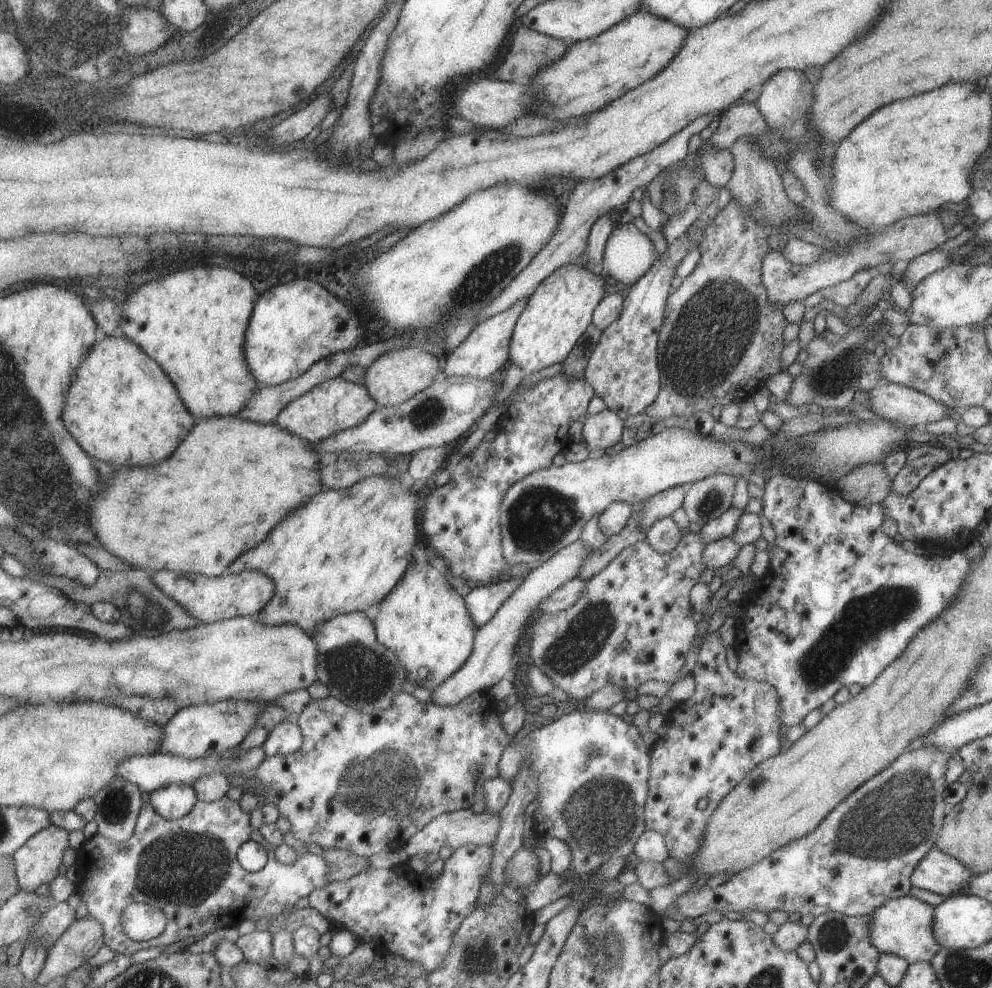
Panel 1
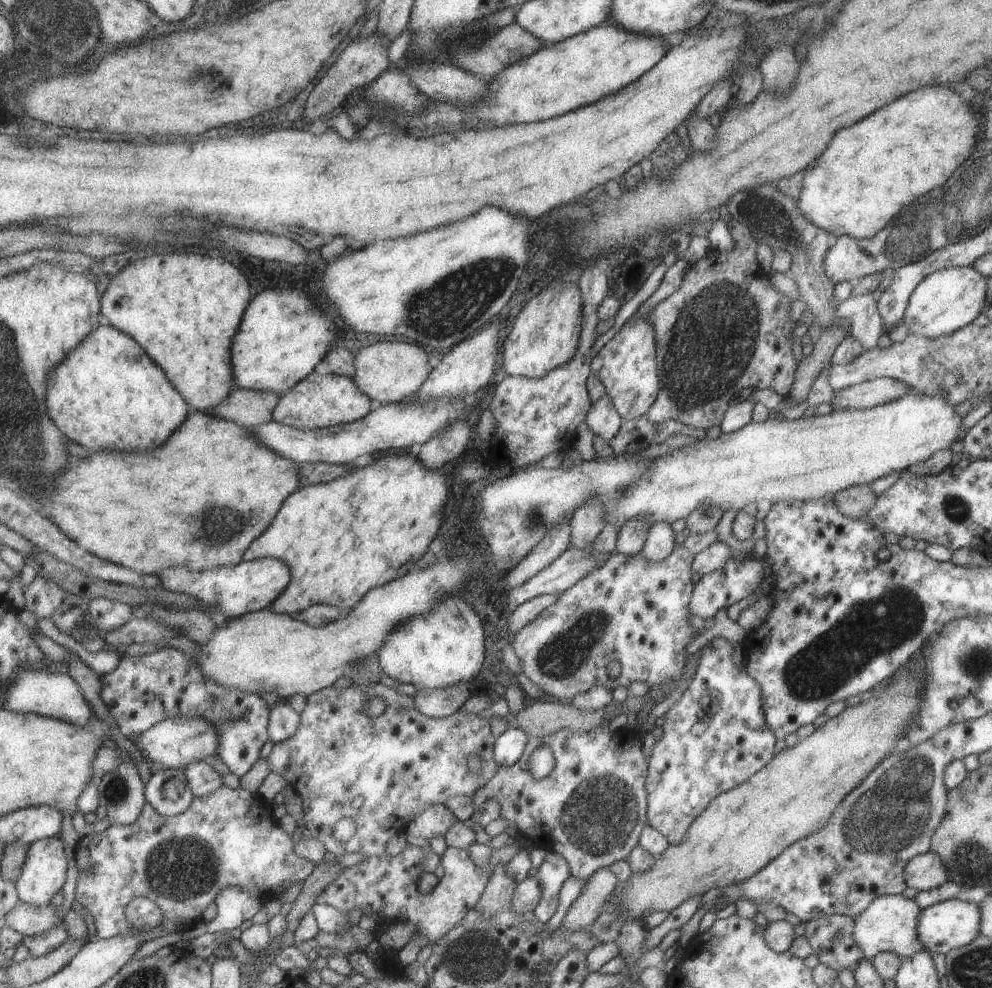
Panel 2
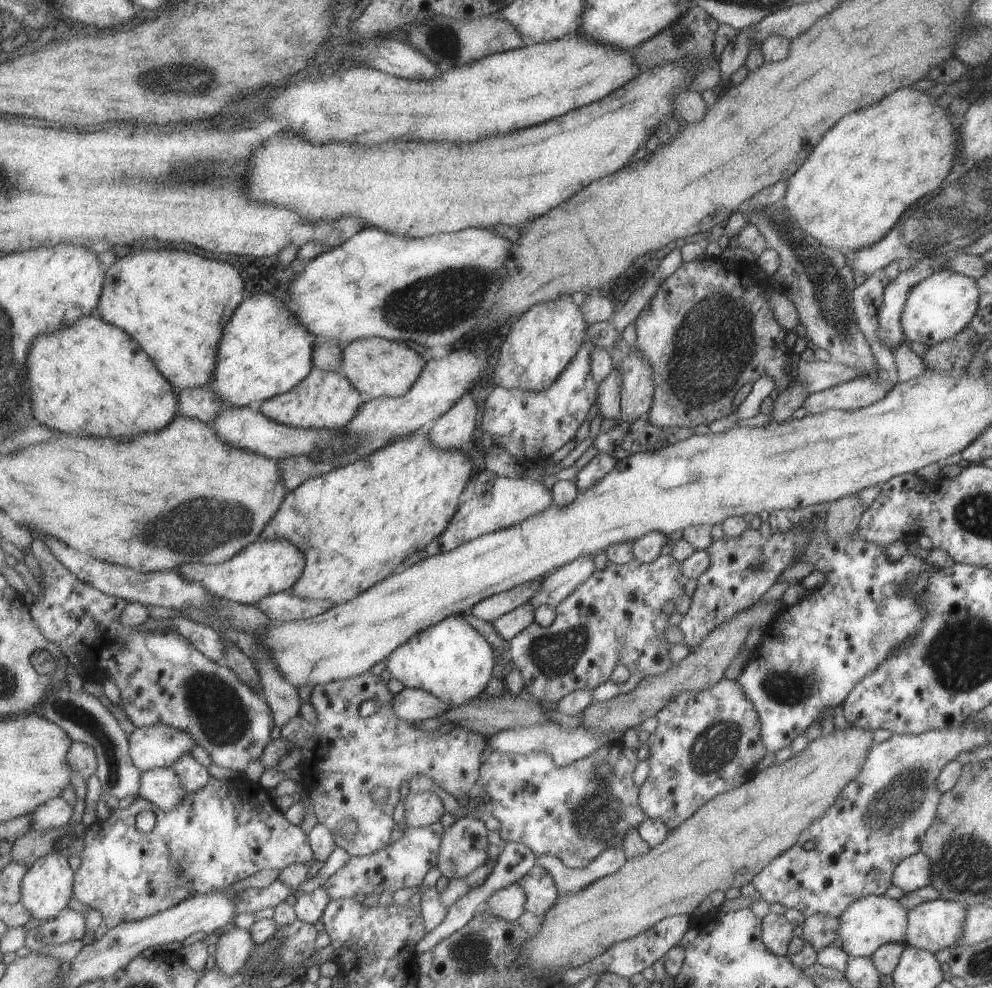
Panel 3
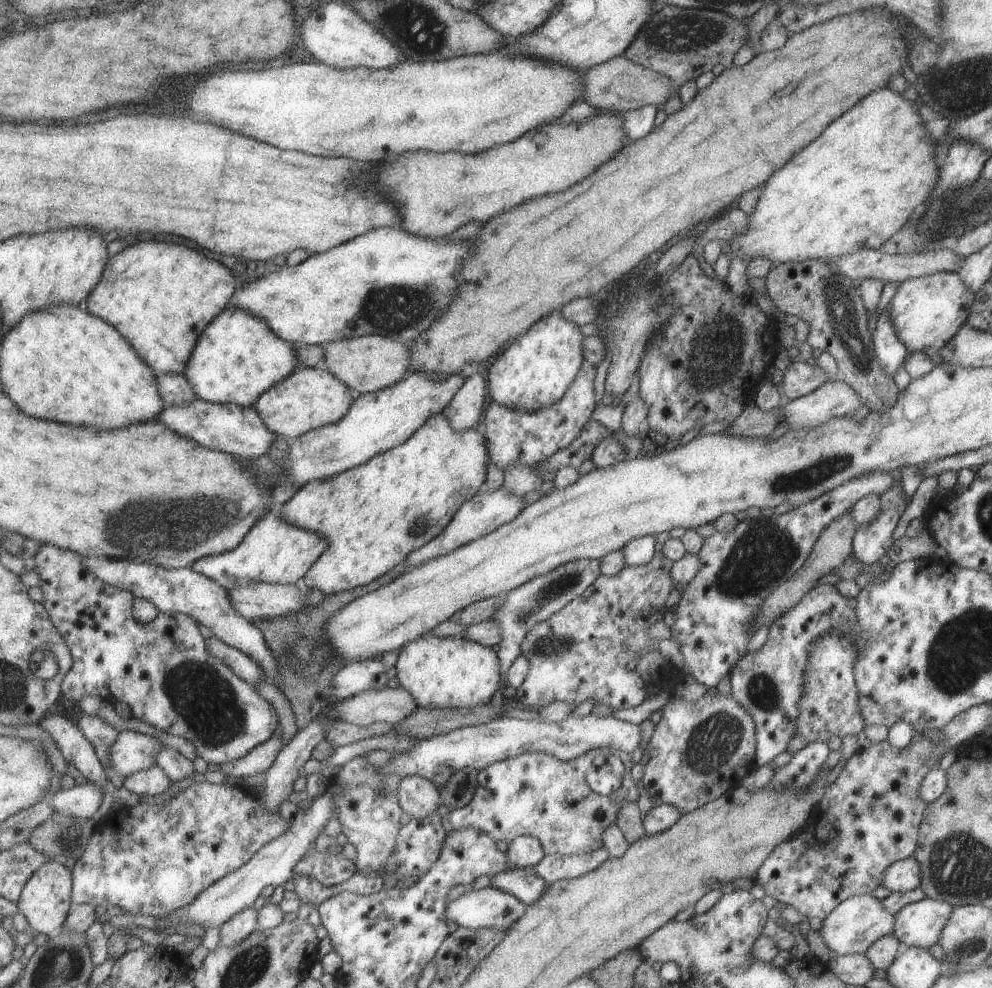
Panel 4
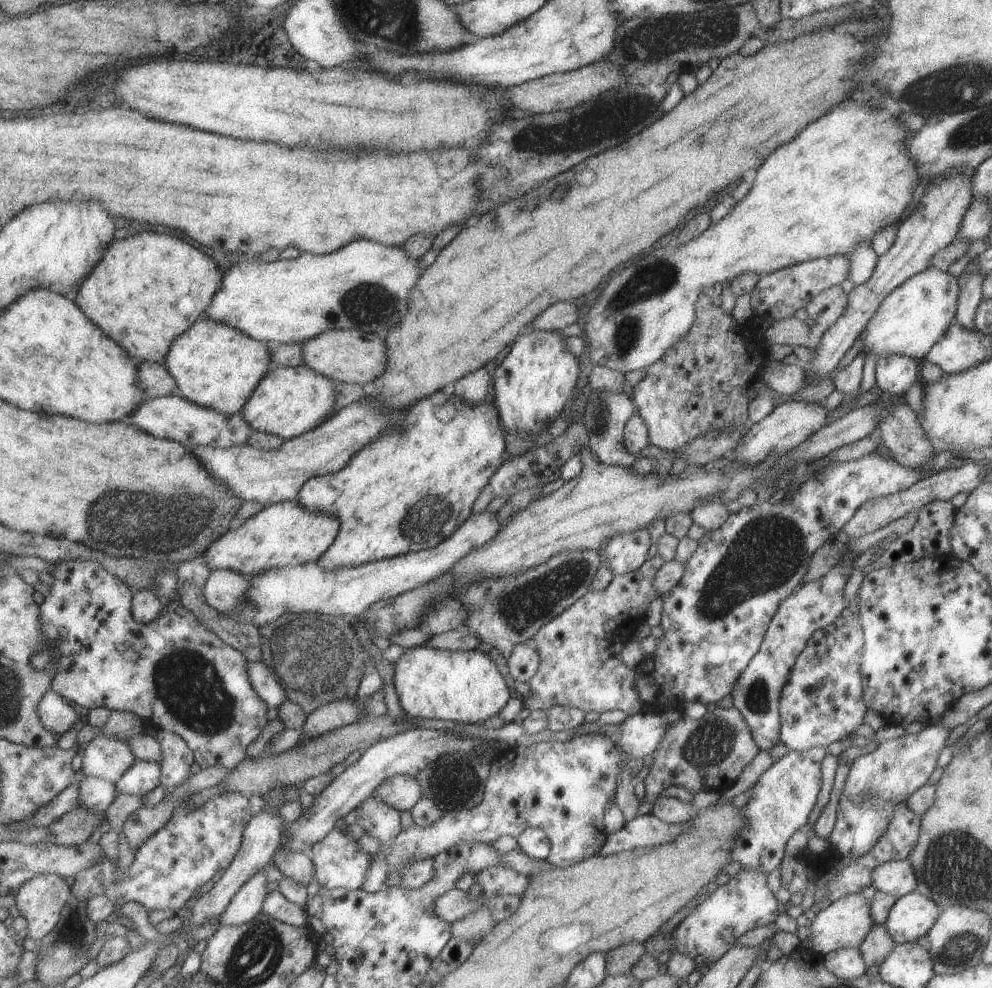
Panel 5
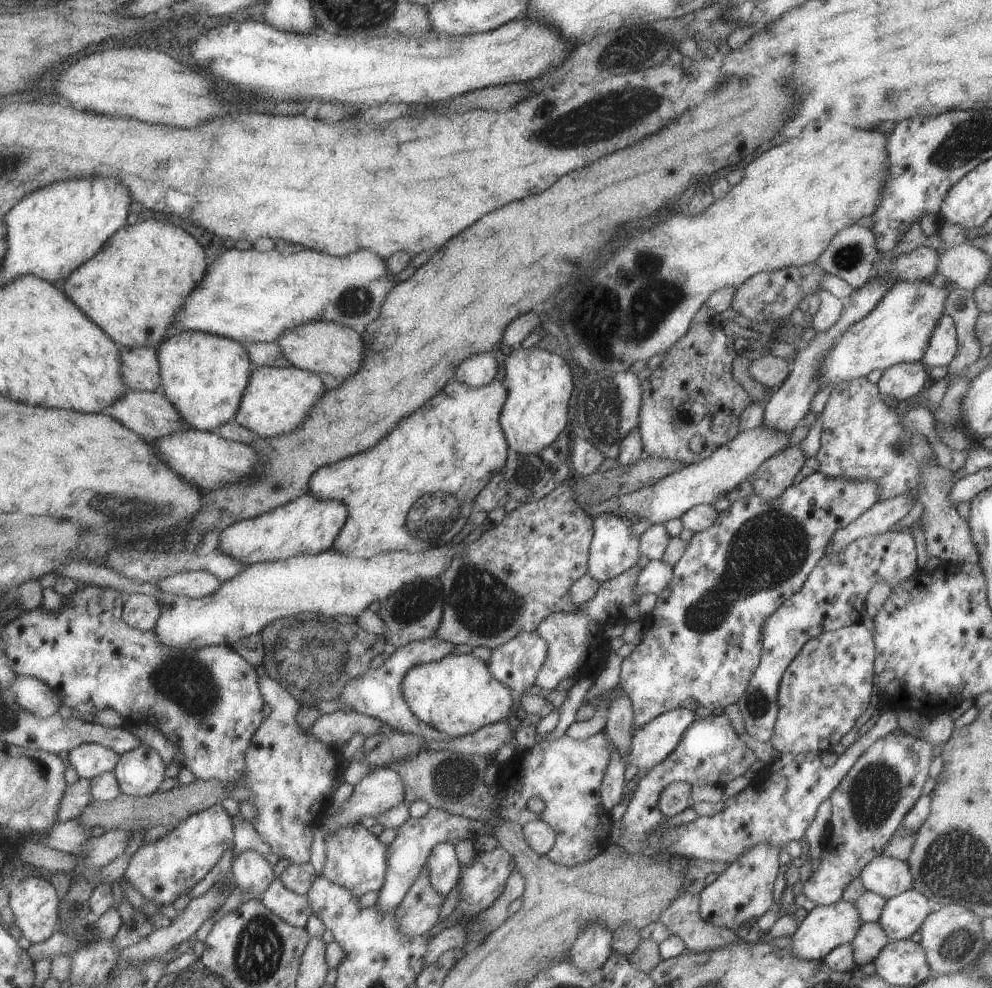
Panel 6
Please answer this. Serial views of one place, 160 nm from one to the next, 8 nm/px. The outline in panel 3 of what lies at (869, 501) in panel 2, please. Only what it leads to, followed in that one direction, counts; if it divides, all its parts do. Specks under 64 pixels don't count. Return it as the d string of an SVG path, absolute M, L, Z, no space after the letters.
M856 494L831 501L826 510L825 534L835 540L855 532L863 511L863 503Z

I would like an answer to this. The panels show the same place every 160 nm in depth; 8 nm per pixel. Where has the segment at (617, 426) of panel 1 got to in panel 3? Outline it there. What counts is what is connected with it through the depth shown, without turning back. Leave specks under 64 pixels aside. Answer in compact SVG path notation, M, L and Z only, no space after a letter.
M612 369L609 374L597 385L594 403L602 418L613 420L615 424L621 422L620 413L620 386L622 380L618 369Z

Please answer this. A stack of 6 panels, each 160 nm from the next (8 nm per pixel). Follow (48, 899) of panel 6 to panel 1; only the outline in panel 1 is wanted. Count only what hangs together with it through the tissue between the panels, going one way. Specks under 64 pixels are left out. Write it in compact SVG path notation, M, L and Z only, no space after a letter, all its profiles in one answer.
M49 825L33 835L14 854L22 889L34 891L63 872L63 856L69 848L69 831Z

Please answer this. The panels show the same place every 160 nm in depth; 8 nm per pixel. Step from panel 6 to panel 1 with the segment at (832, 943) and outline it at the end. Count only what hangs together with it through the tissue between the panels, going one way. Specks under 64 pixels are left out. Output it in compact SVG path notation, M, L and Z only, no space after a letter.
M908 894L896 899L888 898L872 912L870 941L880 953L904 958L909 964L931 960L941 947L932 933L932 916L933 906Z

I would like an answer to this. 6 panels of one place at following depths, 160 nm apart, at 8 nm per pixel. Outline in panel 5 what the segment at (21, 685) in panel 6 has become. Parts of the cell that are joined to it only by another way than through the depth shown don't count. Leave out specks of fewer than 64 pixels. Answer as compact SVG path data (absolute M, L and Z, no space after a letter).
M53 688L38 702L38 716L44 721L45 728L58 737L67 734L79 722L73 704Z

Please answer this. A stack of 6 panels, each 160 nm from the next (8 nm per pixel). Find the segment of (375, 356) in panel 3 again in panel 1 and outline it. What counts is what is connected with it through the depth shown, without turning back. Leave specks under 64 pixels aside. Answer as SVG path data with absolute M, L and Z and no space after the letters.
M424 348L399 349L378 358L368 369L366 385L379 407L392 407L403 404L416 394L429 388L442 377L443 356L433 356Z

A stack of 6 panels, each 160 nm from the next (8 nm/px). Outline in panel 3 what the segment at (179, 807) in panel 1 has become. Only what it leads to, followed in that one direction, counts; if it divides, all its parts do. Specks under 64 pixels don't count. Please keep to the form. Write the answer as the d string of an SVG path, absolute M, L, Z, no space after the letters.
M173 767L154 768L142 772L140 796L165 812L179 806L188 792Z

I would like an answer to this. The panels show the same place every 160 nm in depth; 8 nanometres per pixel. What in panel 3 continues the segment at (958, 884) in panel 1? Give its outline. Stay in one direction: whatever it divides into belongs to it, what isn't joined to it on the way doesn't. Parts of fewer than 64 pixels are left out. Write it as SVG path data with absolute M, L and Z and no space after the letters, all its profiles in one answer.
M921 851L900 860L892 872L892 884L905 893L926 887L930 884L930 860Z

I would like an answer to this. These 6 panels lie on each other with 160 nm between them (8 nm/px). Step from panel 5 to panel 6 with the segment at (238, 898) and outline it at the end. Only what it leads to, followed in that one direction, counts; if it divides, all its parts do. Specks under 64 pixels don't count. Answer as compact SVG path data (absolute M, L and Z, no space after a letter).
M244 851L239 854L233 862L231 871L235 886L244 894L244 902L262 900L276 879L273 865L267 862L265 855L257 851Z

